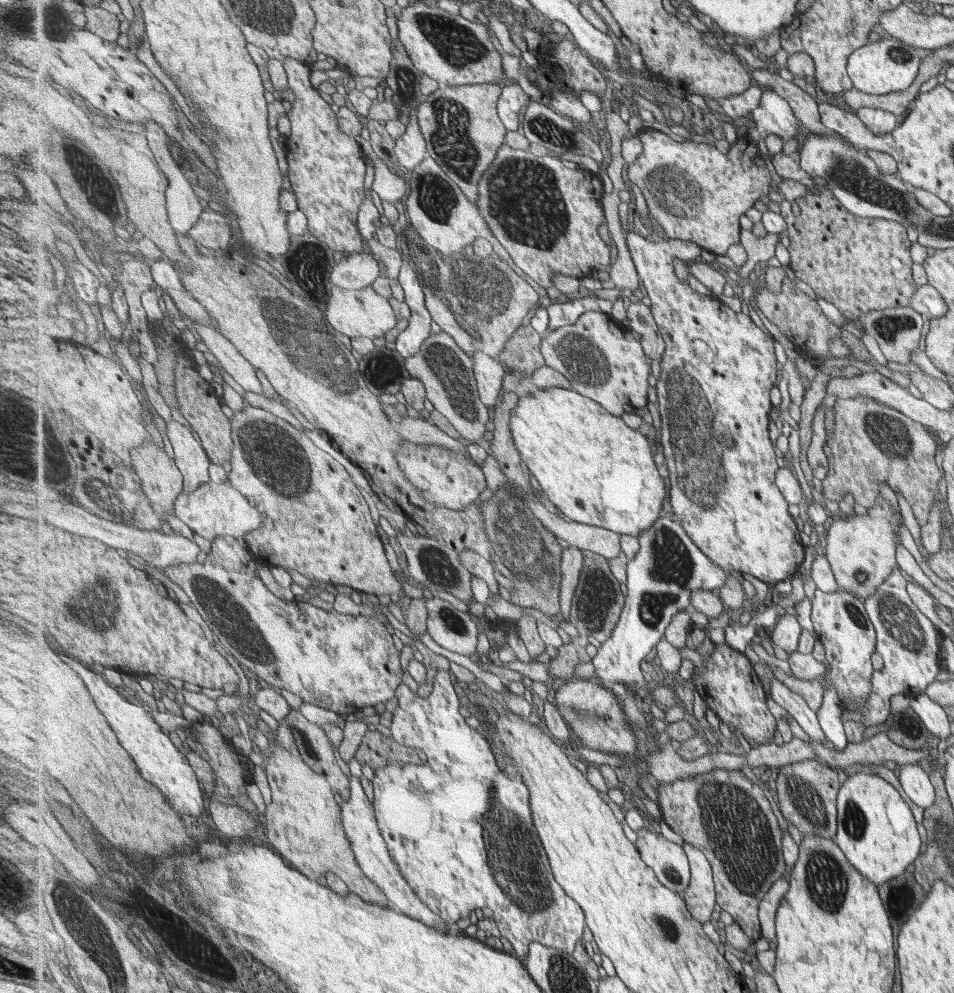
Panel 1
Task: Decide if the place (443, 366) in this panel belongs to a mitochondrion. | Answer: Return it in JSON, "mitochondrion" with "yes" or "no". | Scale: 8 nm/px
{"mitochondrion":"yes"}

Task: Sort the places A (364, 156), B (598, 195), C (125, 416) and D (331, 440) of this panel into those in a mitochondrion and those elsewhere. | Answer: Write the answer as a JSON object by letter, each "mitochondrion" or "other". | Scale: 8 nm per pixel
{"A":"other","B":"other","C":"other","D":"other"}

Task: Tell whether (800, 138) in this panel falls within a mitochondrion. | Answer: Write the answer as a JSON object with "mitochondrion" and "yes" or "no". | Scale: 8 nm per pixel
{"mitochondrion":"no"}

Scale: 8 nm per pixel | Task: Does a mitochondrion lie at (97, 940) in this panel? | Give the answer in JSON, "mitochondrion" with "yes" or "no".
{"mitochondrion":"yes"}

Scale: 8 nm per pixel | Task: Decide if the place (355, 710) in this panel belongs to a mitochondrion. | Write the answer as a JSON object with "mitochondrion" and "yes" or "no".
{"mitochondrion":"no"}

